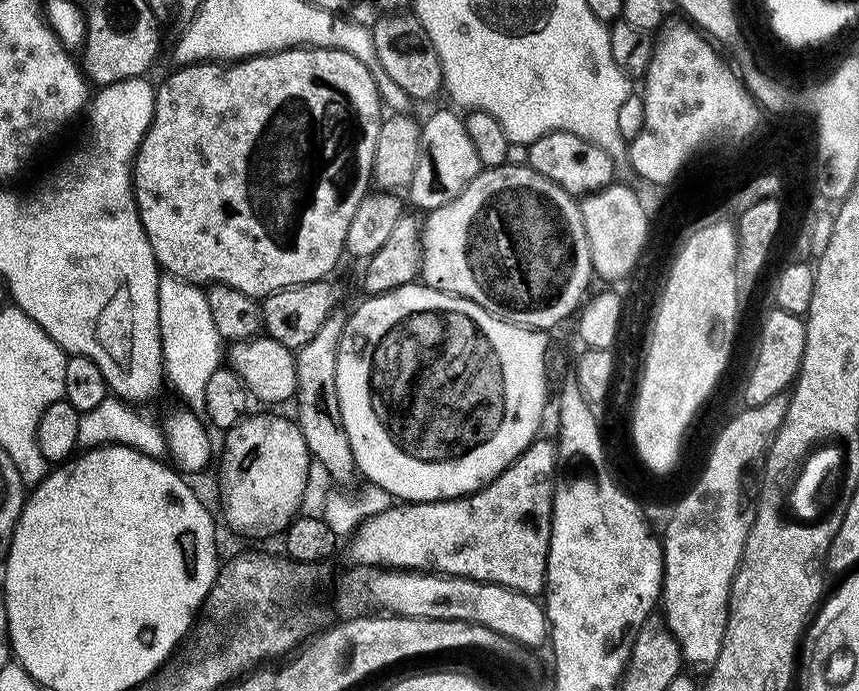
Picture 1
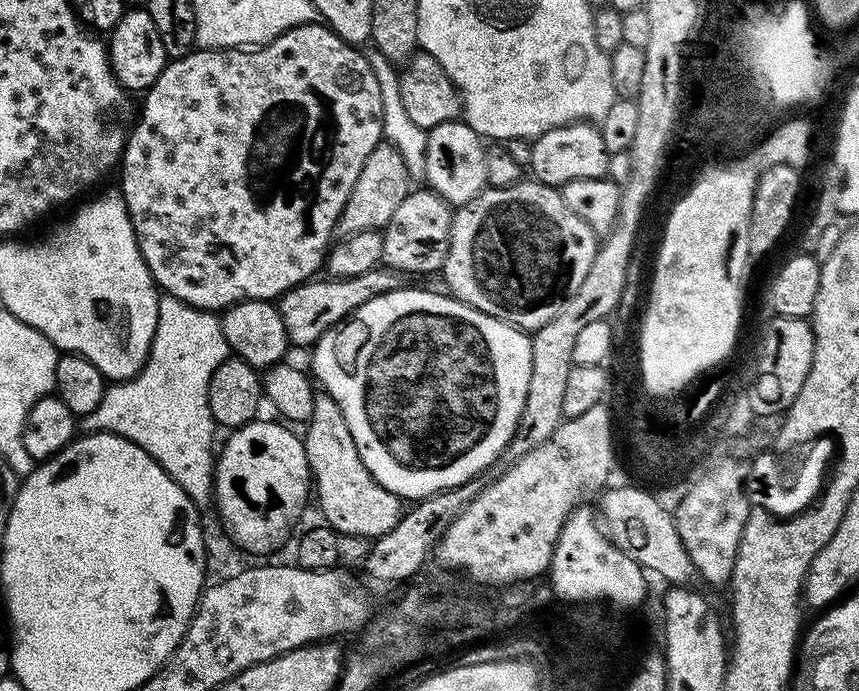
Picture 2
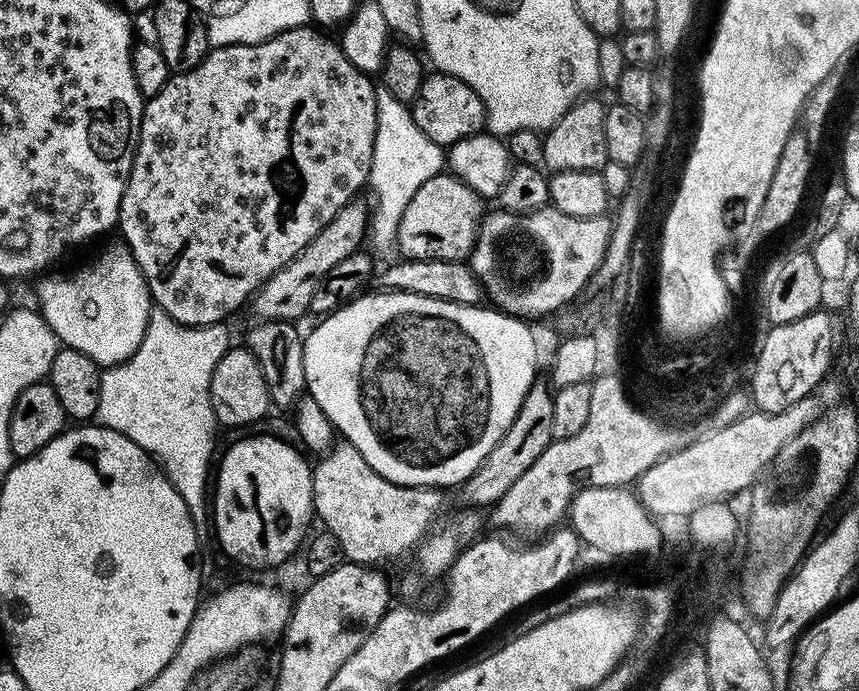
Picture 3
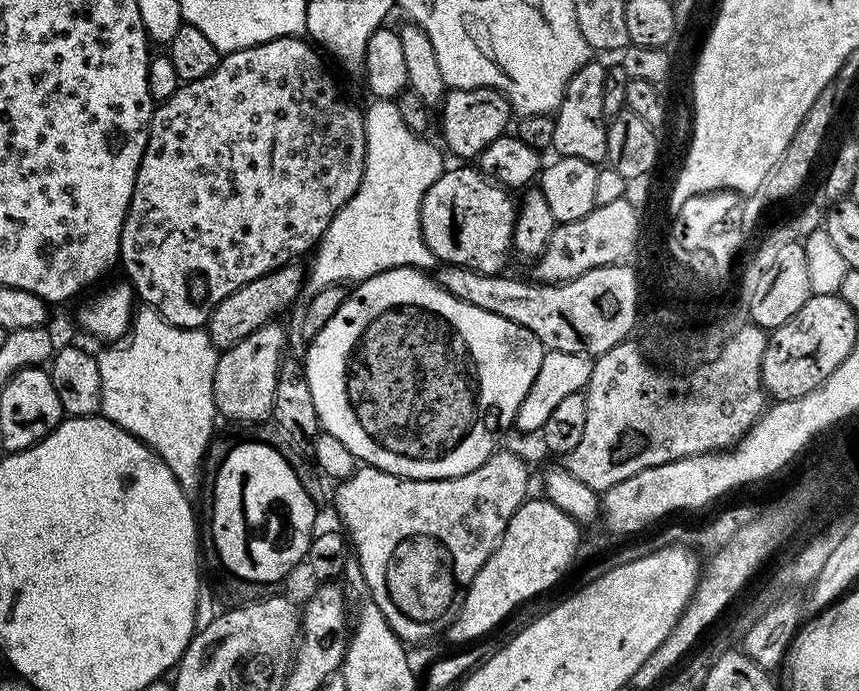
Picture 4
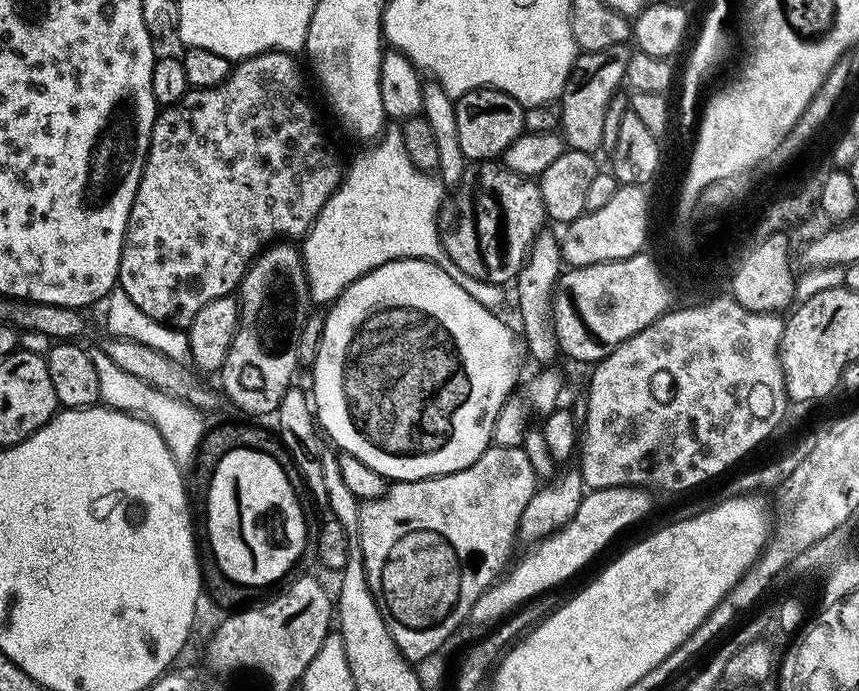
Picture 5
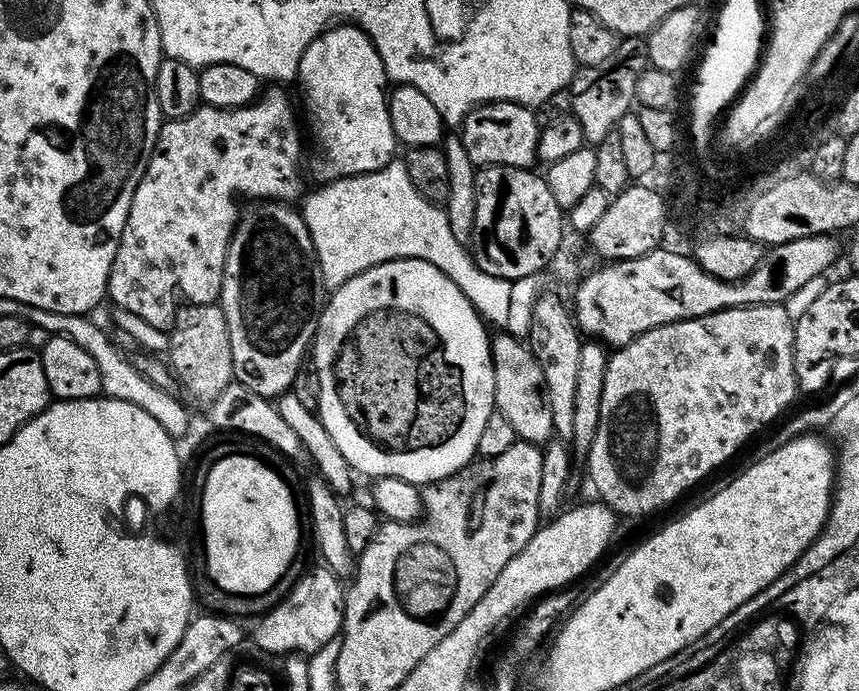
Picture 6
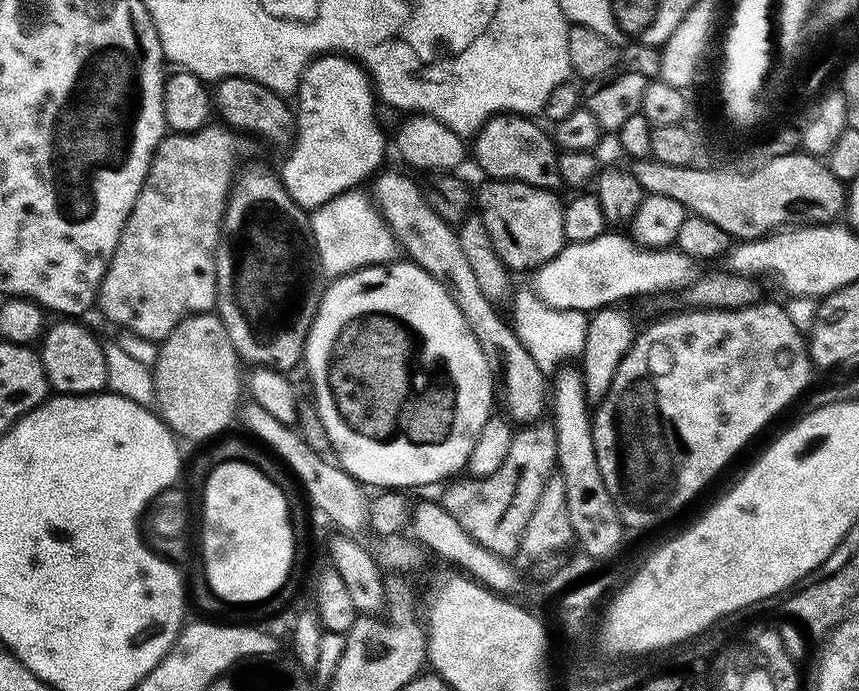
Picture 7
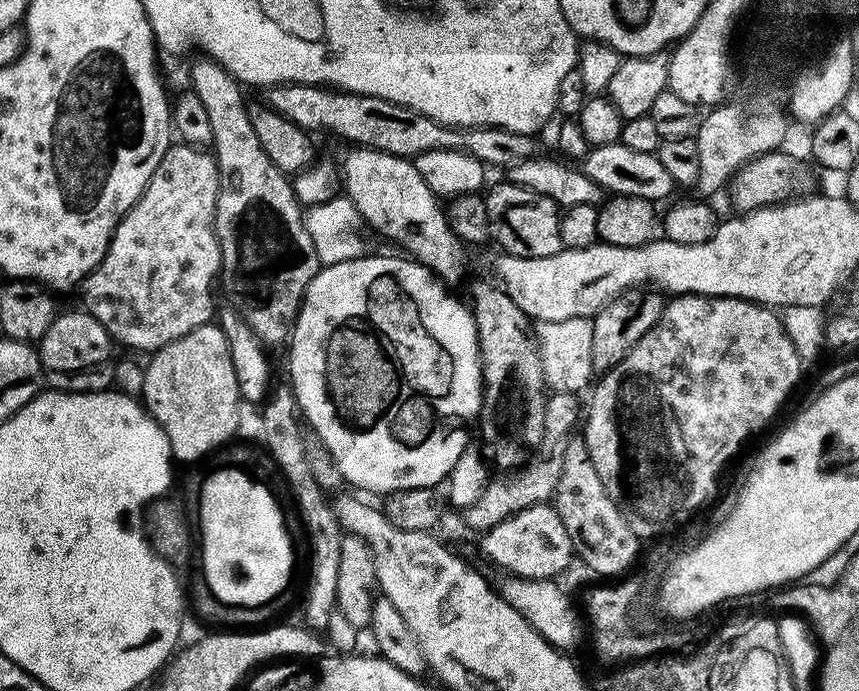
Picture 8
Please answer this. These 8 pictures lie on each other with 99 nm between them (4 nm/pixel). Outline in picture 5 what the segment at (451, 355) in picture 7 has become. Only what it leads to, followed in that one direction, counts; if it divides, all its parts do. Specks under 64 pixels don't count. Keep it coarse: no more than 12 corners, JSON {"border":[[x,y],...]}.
{"border":[[429,260],[327,309],[323,435],[388,482],[470,467],[526,361]]}

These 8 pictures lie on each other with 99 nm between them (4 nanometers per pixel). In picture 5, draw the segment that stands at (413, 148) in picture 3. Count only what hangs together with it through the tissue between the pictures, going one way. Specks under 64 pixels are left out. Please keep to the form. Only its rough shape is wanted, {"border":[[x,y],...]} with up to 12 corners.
{"border":[[399,130],[352,165],[302,240],[313,305],[429,260],[493,310],[440,237],[445,185]]}

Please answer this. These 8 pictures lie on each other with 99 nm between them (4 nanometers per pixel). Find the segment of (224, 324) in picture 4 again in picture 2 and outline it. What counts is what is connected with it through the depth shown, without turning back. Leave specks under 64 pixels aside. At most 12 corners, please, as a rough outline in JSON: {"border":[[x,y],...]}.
{"border":[[382,142],[340,215],[341,237],[382,230],[410,191],[402,154]]}

